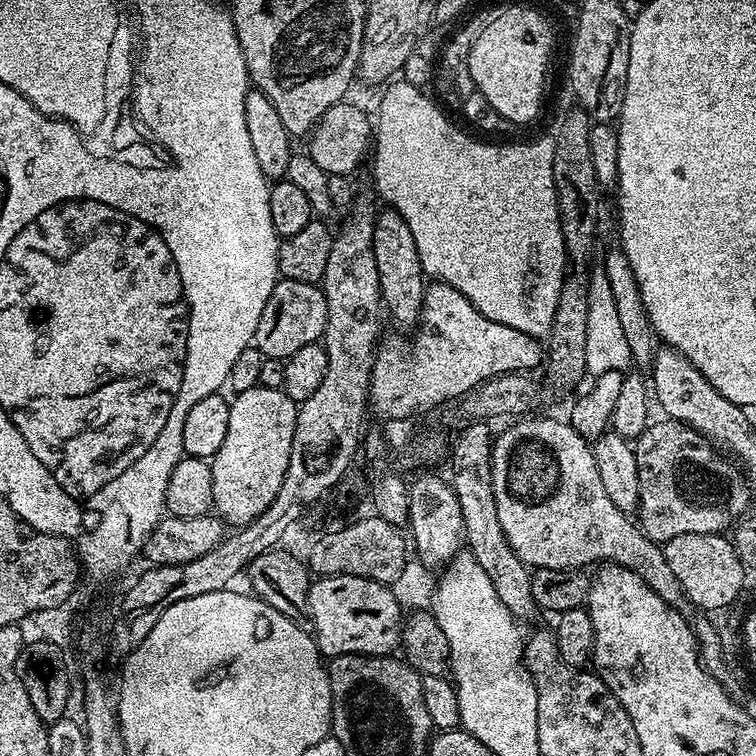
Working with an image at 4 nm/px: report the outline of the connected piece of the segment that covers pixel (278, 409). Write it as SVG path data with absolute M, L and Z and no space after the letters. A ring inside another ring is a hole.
M257 386L245 392L237 392L231 397L230 422L226 429L226 438L222 446L218 446L218 454L210 460L214 482L212 508L225 525L251 524L274 502L282 486L282 478L286 478L286 466L290 466L290 450L294 442L297 407L297 401L289 398L283 390L278 388Z

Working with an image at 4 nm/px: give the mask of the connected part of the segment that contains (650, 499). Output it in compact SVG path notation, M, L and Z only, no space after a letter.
M660 418L657 424L656 421L649 423L643 434L634 440L634 449L640 495L638 523L651 540L666 542L687 532L724 534L749 511L748 503L751 502L754 492L748 486L747 476L725 453L688 424L667 418Z

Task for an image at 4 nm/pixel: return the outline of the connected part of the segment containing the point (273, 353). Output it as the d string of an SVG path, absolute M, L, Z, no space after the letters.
M277 279L274 290L270 290L270 298L266 298L262 318L258 318L254 346L267 359L285 361L294 354L294 350L302 350L302 346L317 343L324 335L327 321L323 287Z

